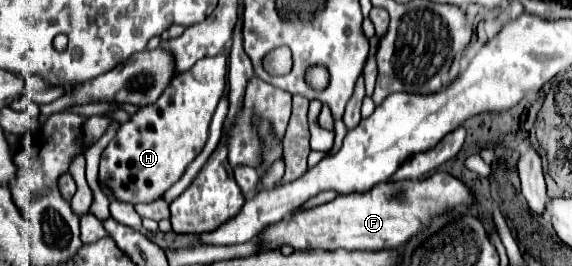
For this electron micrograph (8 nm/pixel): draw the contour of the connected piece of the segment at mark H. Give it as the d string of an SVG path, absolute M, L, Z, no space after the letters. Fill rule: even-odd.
M224 54L196 62L192 70L176 76L154 104L138 108L136 114L118 128L114 140L100 156L98 174L98 182L112 190L114 200L132 206L156 202L180 180L208 140L212 114L226 88L226 72L228 64Z

